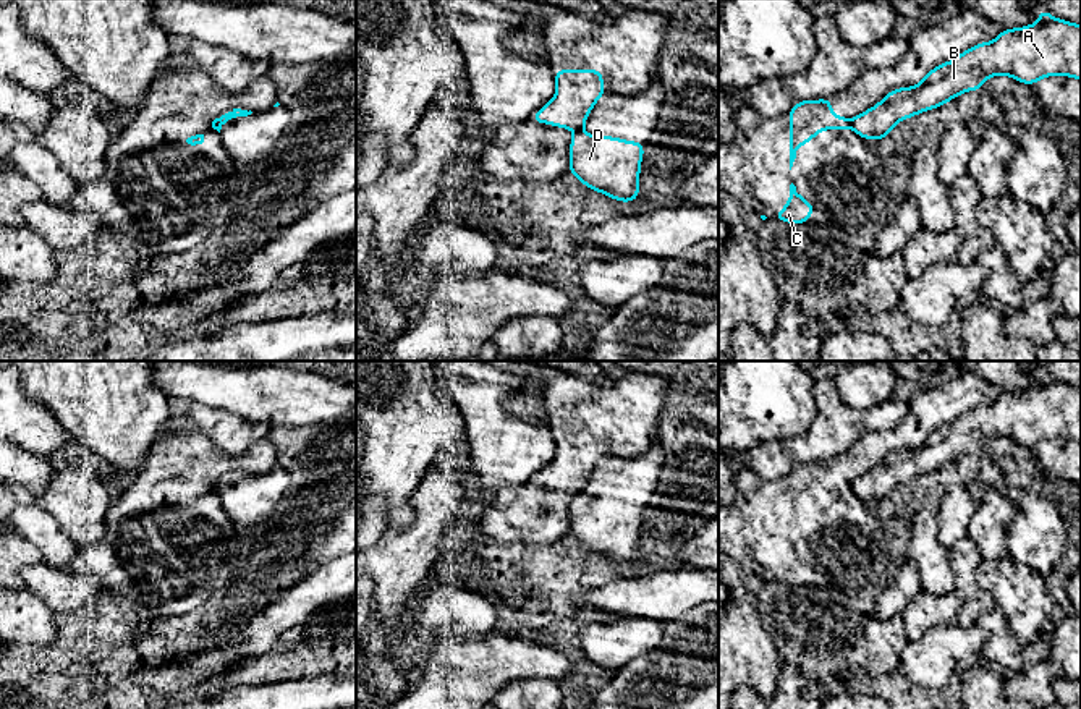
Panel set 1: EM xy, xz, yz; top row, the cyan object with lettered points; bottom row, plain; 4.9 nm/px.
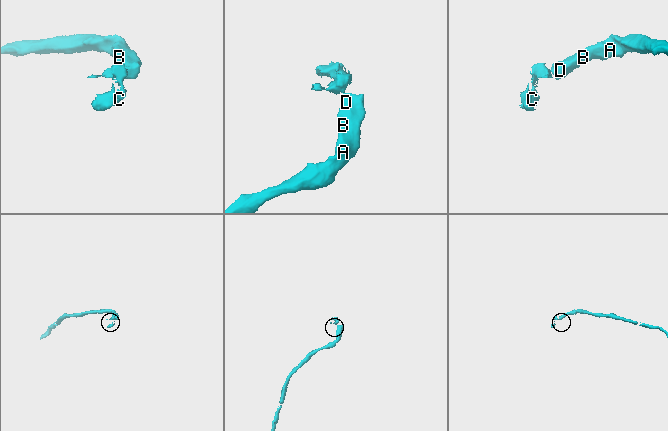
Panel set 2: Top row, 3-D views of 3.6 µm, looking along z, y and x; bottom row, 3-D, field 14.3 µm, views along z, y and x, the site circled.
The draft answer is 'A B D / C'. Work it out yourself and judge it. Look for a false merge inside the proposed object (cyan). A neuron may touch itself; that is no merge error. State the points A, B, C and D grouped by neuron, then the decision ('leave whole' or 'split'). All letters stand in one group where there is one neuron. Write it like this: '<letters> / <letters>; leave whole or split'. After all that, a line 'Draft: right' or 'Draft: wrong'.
A B D / C; split
Draft: right

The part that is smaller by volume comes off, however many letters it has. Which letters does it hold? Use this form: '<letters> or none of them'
C

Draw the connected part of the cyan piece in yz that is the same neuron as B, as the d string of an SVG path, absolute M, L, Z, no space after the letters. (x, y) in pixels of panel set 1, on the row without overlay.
M1042 371L1037 385L1003 392L992 405L981 405L955 422L932 431L919 447L890 453L879 466L856 478L851 490L863 502L887 502L901 482L942 469L966 453L979 453L995 437L1010 439L1028 448L1055 437L1081 442L1081 388L1057 382Z

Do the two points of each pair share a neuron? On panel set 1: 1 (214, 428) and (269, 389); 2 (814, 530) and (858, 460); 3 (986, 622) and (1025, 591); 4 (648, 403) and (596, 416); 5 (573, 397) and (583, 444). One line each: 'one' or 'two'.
1: two
2: one
3: two
4: one
5: one

